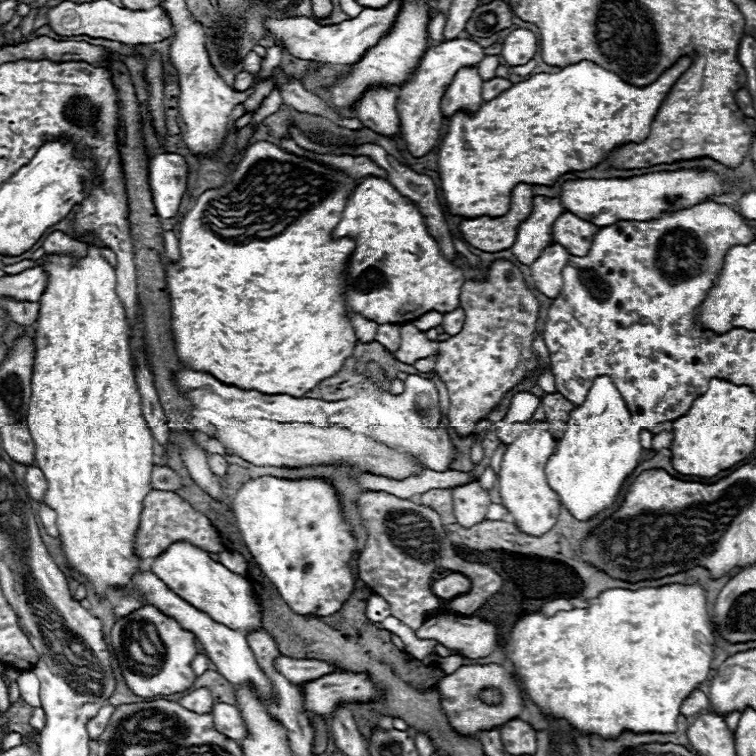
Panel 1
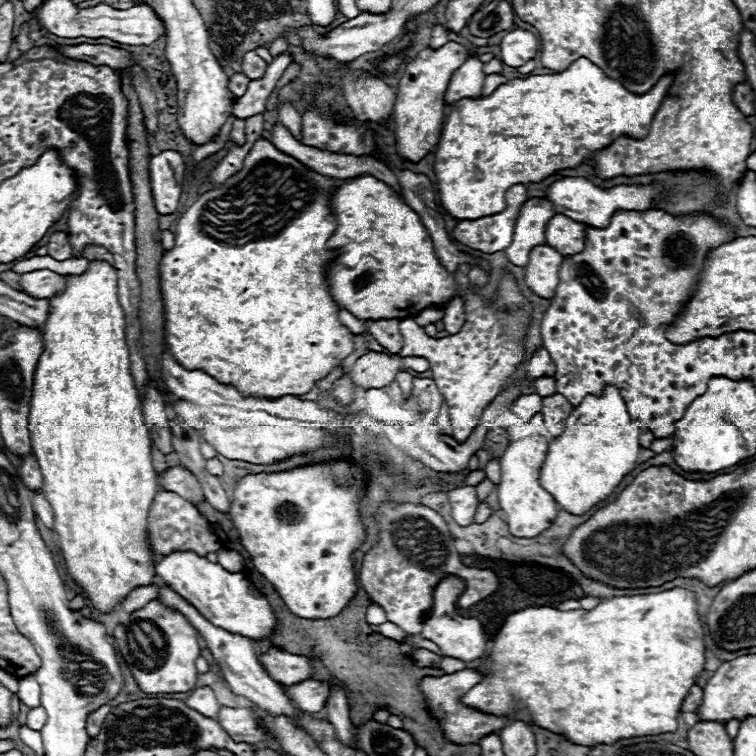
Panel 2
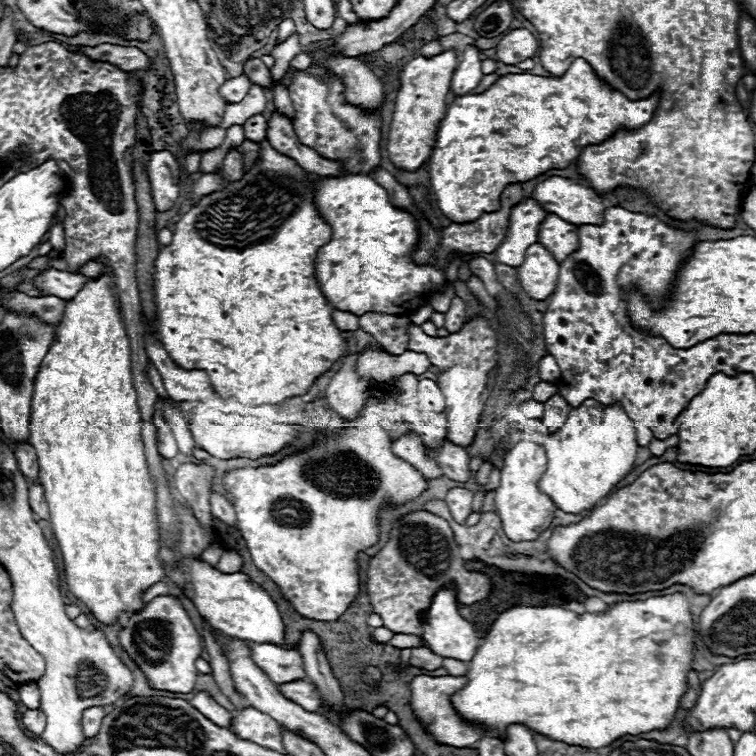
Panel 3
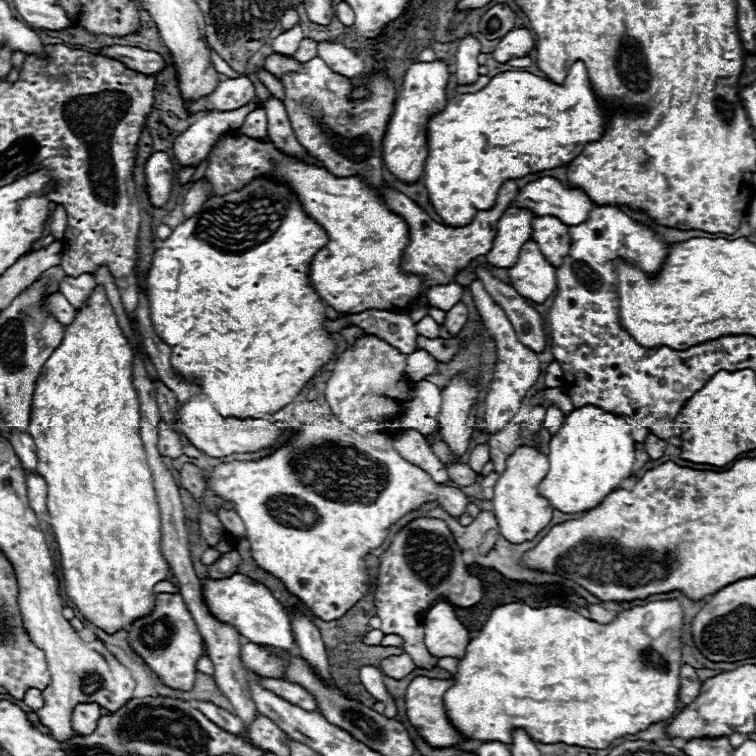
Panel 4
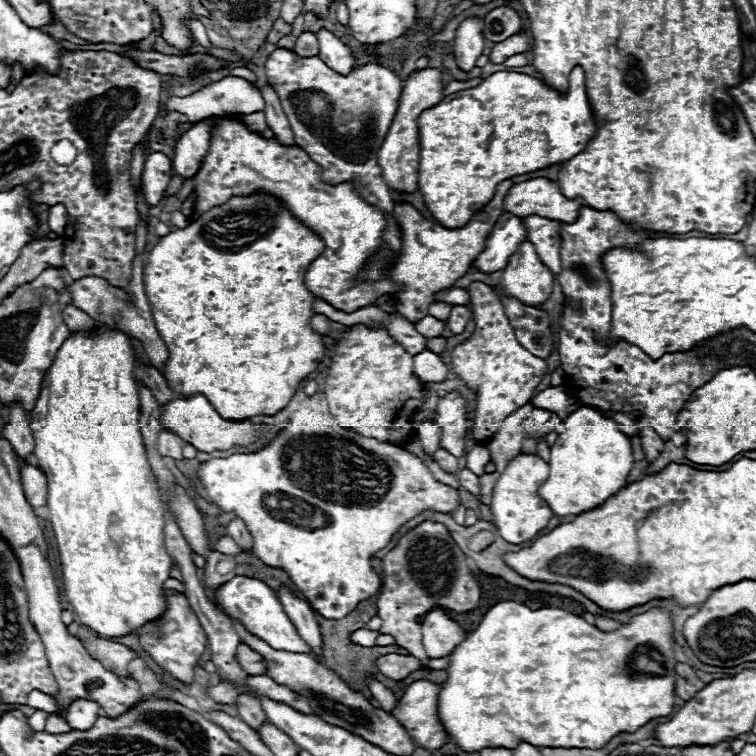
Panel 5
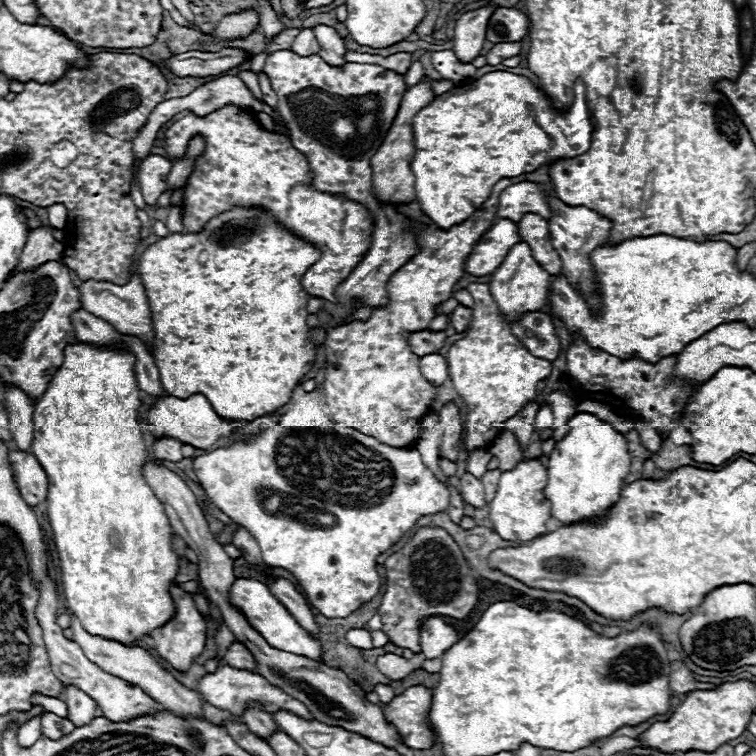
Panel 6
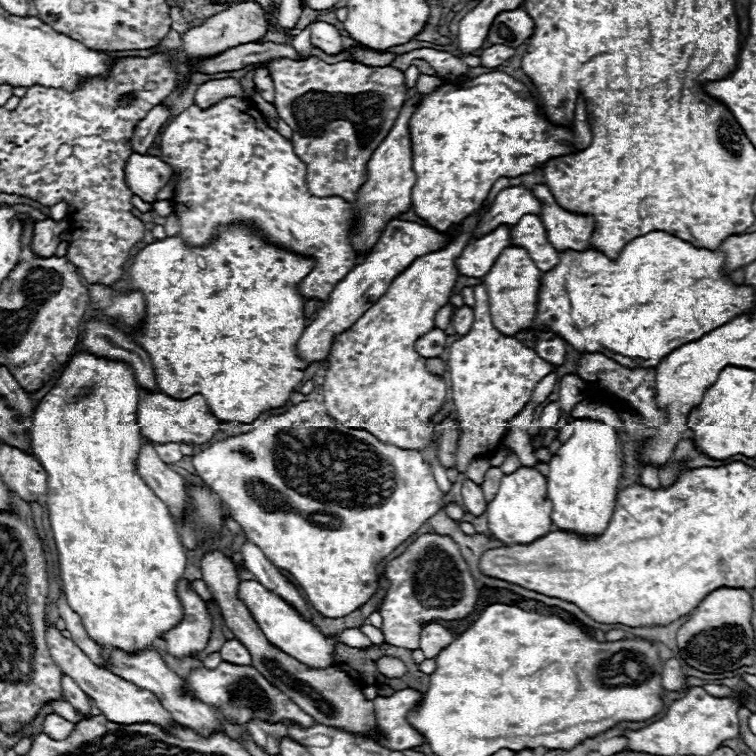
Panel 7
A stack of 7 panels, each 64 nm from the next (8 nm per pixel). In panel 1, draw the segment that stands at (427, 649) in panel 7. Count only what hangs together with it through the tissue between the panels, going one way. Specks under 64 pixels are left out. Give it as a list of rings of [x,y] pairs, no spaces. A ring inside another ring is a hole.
[[[448,574],[446,578],[432,582],[432,590],[438,598],[442,598],[442,602],[450,602],[460,594],[466,594],[468,586],[470,586],[470,580],[462,574]],[[440,610],[416,630],[420,640],[436,640],[448,650],[458,650],[464,658],[484,658],[494,652],[496,628],[488,622],[462,618],[450,610]]]

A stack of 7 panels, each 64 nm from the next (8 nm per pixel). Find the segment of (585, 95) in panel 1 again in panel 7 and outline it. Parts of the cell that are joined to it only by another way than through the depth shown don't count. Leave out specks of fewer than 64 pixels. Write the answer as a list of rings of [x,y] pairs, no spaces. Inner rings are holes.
[[[488,72],[460,82],[446,80],[440,88],[422,96],[408,122],[408,128],[412,142],[412,170],[416,174],[416,184],[412,188],[412,208],[438,232],[446,232],[450,226],[472,214],[466,210],[478,210],[480,204],[488,198],[492,184],[500,176],[520,176],[532,172],[538,164],[544,164],[550,158],[586,148],[592,138],[582,98],[578,98],[572,130],[552,126],[538,110],[538,104],[534,102],[528,88],[504,72]]]

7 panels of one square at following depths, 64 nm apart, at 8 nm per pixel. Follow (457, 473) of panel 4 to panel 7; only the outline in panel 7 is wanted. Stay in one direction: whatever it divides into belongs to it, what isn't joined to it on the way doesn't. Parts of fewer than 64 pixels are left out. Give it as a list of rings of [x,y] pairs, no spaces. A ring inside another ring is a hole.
[[[464,480],[462,484],[462,498],[464,498],[464,508],[474,514],[474,516],[480,516],[486,512],[486,500],[484,500],[484,492],[480,488],[480,484],[474,484],[472,480]]]

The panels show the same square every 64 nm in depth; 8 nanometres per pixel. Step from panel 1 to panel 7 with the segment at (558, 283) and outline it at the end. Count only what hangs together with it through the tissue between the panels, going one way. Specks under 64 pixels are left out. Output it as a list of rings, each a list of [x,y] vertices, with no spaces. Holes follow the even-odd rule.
[[[508,246],[500,252],[496,258],[494,266],[490,272],[484,276],[484,286],[490,298],[490,314],[494,326],[506,334],[506,336],[516,336],[518,332],[530,328],[530,322],[536,312],[536,300],[538,300],[538,290],[540,290],[540,276],[542,272],[534,266],[530,260],[528,252],[518,246]]]

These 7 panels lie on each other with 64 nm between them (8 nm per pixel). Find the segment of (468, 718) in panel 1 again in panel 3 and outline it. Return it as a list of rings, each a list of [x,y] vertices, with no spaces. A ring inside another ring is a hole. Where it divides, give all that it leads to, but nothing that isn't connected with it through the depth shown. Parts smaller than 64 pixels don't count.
[[[416,676],[410,682],[410,706],[414,710],[414,716],[418,718],[418,722],[422,722],[422,726],[426,726],[426,732],[436,742],[464,748],[464,746],[472,746],[484,734],[482,728],[470,726],[470,724],[462,722],[462,718],[454,712],[454,708],[450,704],[450,696],[456,690],[460,690],[464,684],[466,684],[466,678],[464,676],[438,676],[438,678],[432,678],[432,676]]]

